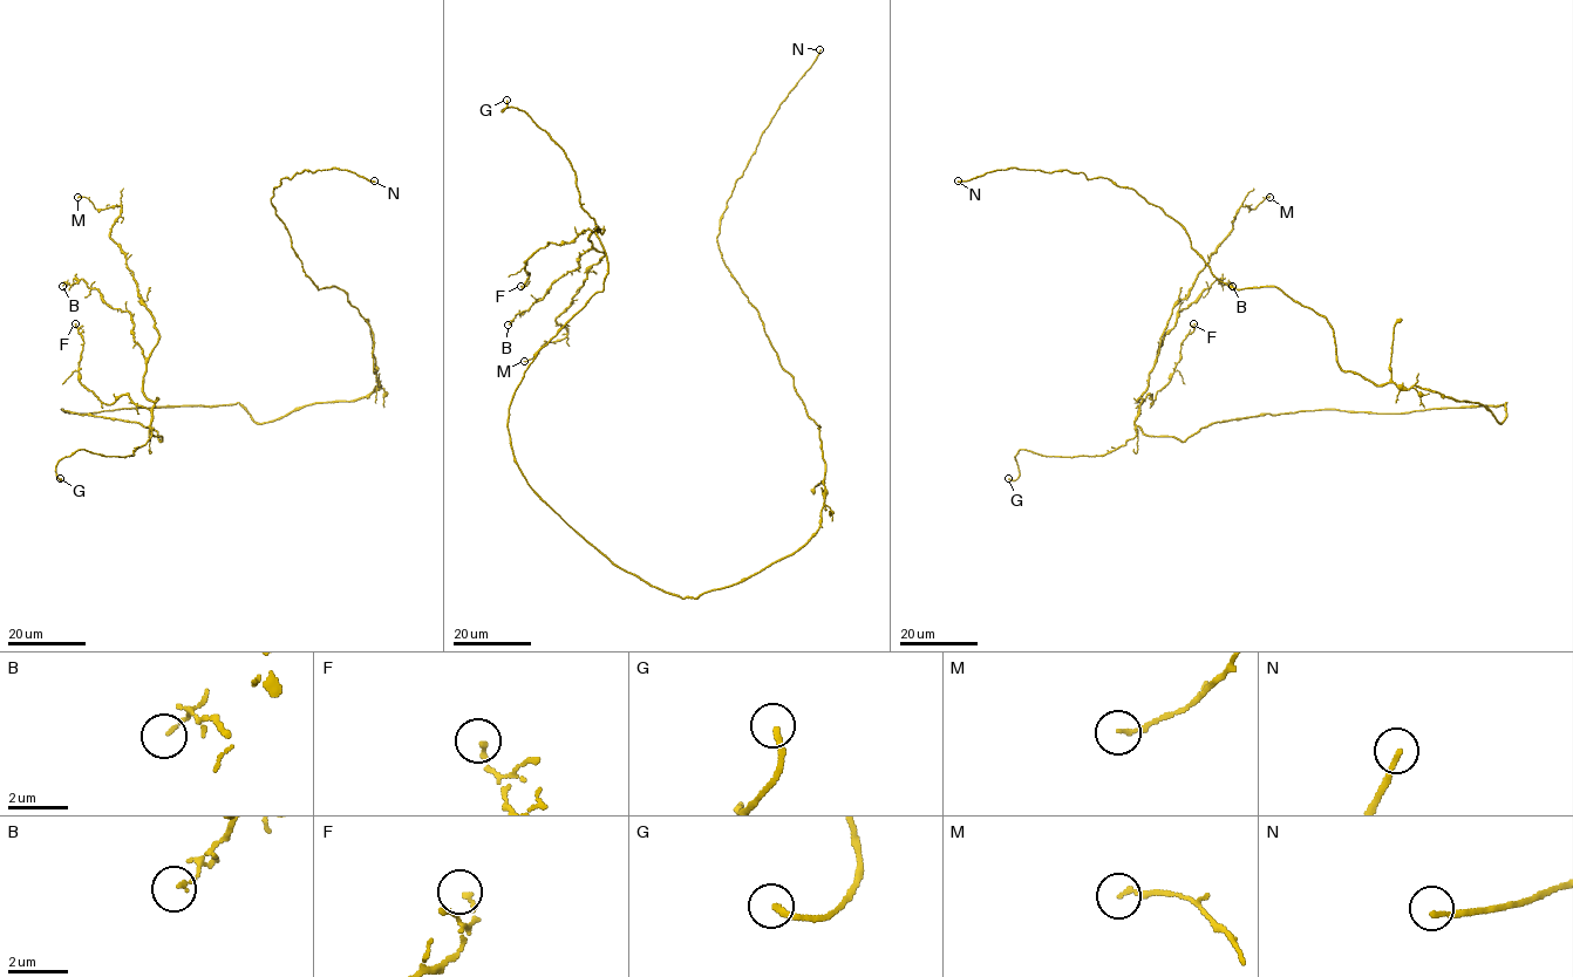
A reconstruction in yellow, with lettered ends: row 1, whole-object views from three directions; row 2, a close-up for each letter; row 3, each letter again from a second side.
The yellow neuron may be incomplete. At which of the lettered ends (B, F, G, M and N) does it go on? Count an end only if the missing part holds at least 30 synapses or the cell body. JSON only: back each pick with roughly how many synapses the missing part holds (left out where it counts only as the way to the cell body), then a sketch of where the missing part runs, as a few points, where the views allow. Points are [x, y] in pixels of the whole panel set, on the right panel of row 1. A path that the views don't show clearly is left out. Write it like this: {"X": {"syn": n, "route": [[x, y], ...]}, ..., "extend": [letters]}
{"G": {"route": [[1008, 478], [1003, 473], [1003, 456]]}, "N": {"syn": 60}, "extend": ["G", "N"]}

